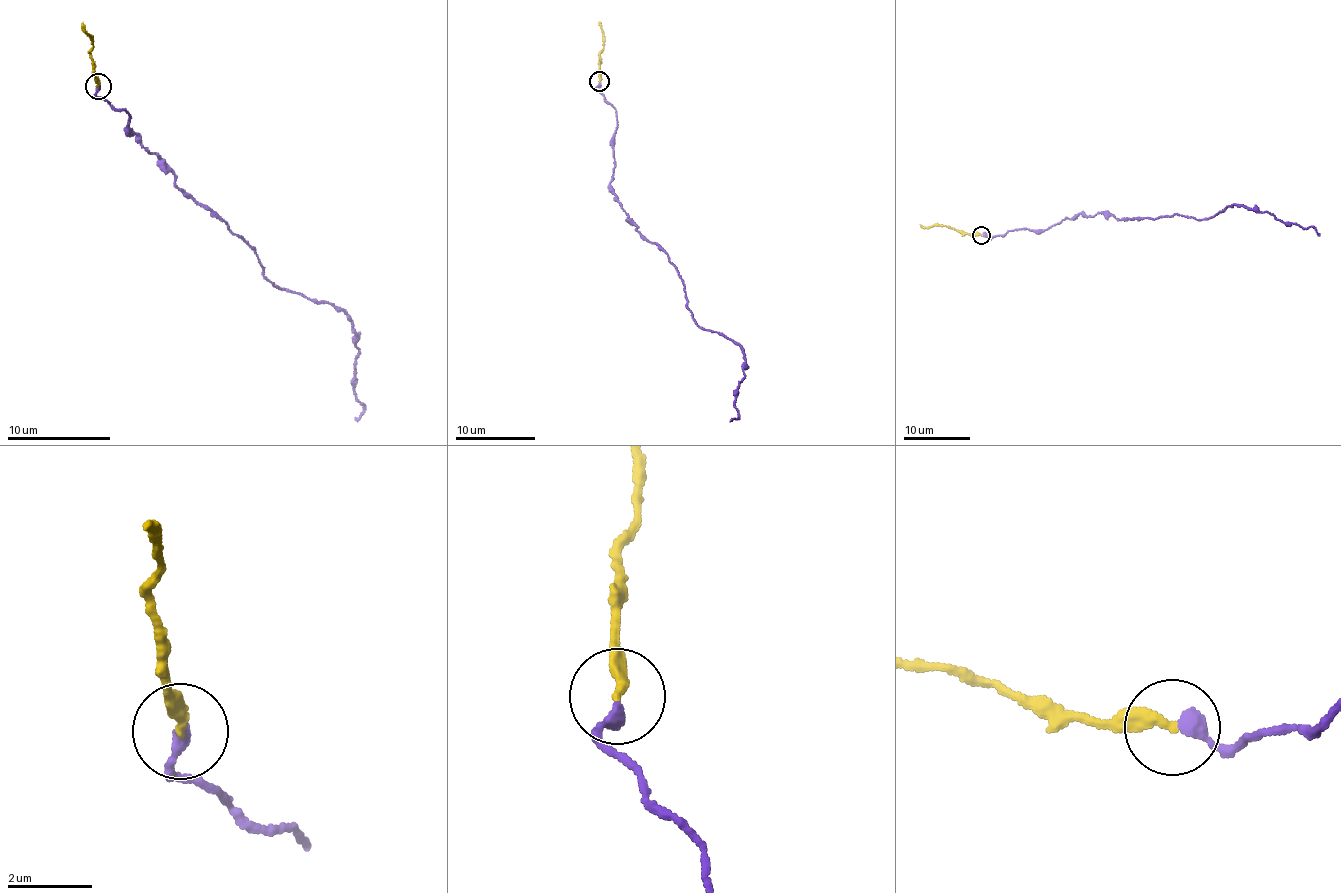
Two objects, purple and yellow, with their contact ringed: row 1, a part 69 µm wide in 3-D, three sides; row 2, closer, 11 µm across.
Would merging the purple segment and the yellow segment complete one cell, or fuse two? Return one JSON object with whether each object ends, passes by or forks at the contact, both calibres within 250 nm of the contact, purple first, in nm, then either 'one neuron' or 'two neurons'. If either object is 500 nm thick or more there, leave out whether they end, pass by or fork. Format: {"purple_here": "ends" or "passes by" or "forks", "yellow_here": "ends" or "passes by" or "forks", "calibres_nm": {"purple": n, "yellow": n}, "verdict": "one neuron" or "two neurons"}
{"purple_here": "ends", "yellow_here": "ends", "calibres_nm": {"purple": 320, "yellow": 280}, "verdict": "one neuron"}

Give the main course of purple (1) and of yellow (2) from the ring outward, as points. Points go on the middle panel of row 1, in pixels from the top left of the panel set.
1: (600, 82), (596, 90), (617, 118), (615, 201), (668, 256), (693, 320), (745, 356), (730, 422)
2: (600, 80), (599, 55), (604, 47), (604, 31), (598, 22)

